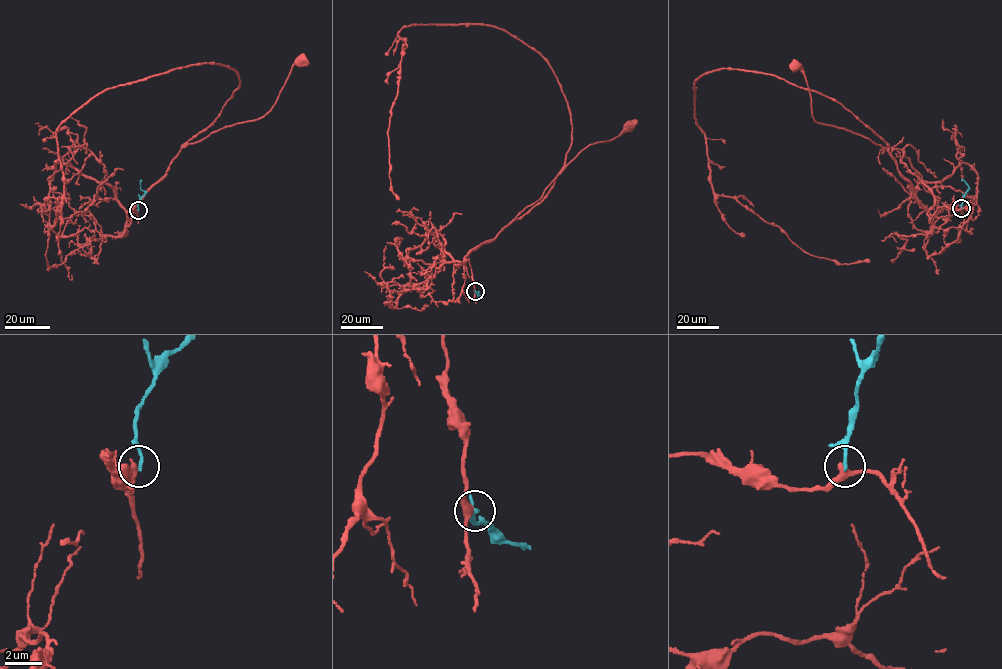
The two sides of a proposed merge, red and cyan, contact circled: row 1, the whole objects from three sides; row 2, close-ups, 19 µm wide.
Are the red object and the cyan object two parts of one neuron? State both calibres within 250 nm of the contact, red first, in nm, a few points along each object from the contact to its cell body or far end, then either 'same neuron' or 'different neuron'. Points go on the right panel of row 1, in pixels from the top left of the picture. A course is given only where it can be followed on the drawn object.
calibres 360 and 180 nm; course red (962, 208), (939, 207), (930, 223), (912, 185), (885, 149), (814, 120), (809, 88), (796, 65); course cyan (962, 208), (969, 189), (961, 180); different neuron

